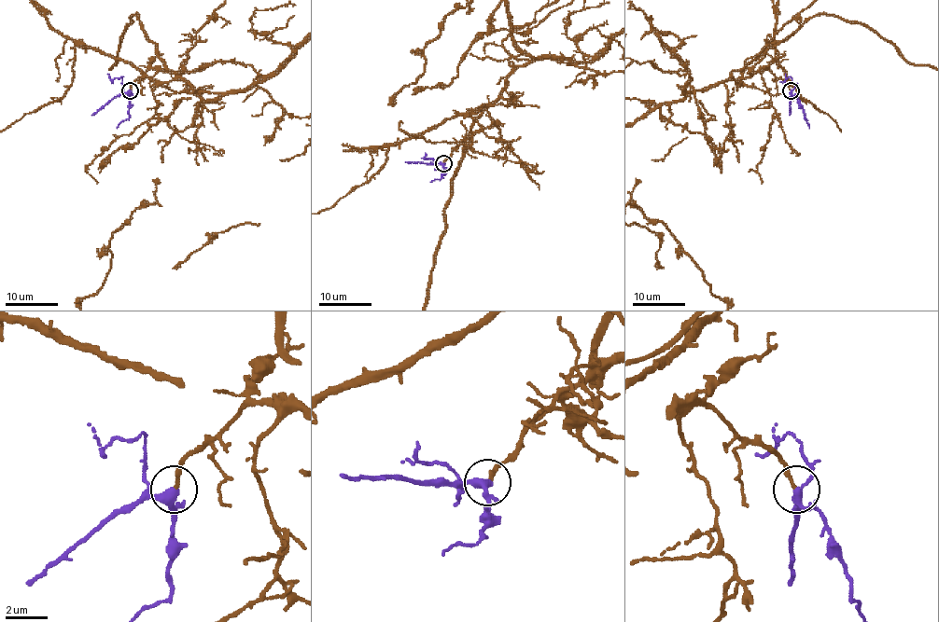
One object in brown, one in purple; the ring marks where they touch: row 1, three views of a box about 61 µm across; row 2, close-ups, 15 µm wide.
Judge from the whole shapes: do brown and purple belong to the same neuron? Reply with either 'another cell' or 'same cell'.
same cell

